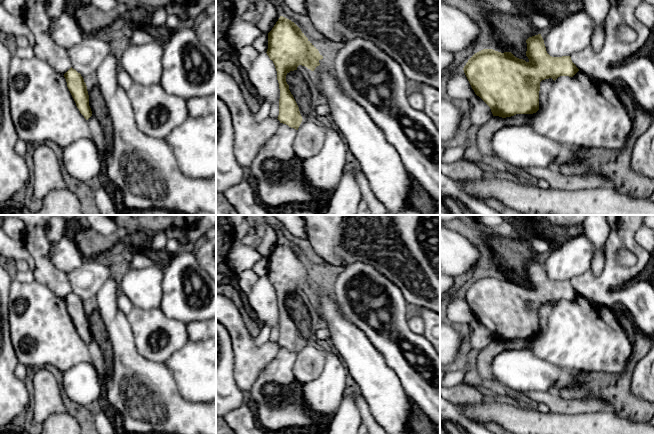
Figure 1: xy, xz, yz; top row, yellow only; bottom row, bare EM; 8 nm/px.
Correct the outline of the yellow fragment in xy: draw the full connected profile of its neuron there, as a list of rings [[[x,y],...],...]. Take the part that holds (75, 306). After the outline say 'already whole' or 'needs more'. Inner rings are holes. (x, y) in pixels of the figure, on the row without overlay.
[[[72,291],[64,298],[67,311],[80,337],[88,344],[92,340],[89,330],[89,319],[83,301]]]; already whole

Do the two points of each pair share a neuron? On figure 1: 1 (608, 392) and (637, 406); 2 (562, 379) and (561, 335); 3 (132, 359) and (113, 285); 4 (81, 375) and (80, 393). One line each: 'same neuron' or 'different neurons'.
1: same neuron
2: different neurons
3: same neuron
4: same neuron

